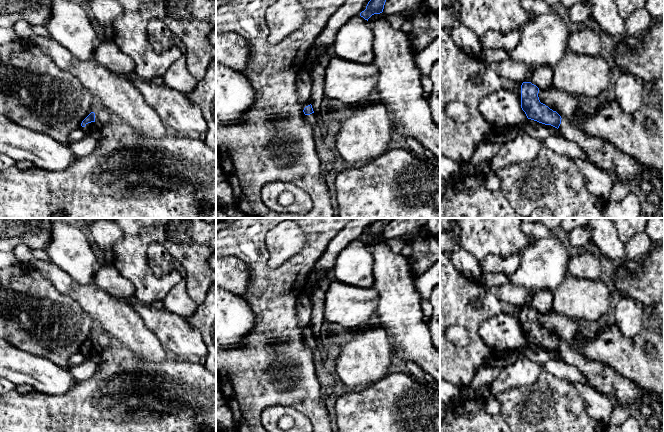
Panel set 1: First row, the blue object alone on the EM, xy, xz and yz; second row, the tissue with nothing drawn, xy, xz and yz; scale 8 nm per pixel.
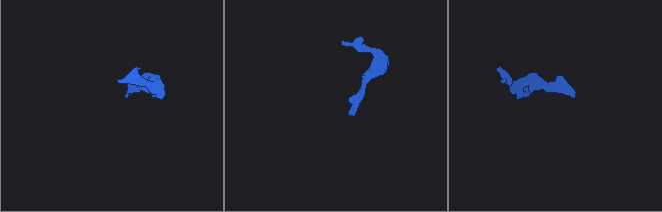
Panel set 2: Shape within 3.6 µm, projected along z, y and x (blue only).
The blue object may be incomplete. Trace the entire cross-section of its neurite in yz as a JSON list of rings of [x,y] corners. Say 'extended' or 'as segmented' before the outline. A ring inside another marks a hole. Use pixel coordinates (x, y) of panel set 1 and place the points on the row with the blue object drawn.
extended; [[[531,82],[522,83],[521,108],[528,119],[557,128],[560,135],[576,142],[586,152],[589,161],[614,179],[633,183],[644,173],[654,173],[664,199],[664,175],[660,175],[656,168],[642,164],[601,138],[589,136],[572,126],[556,111],[541,103],[538,93],[539,88],[536,85]]]

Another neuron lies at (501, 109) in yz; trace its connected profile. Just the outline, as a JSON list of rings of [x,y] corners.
[[[513,89],[489,94],[481,100],[479,110],[489,124],[498,128],[524,124],[528,120]]]

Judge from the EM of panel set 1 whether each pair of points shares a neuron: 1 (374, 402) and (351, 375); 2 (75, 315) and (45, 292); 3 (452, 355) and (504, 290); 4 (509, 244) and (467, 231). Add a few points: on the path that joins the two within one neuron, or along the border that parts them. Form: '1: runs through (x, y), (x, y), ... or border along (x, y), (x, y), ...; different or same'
1: border along (388, 374), (369, 386); different
2: runs through (68, 315), (52, 299); same
3: border along (496, 297), (502, 301), (519, 306); different
4: runs through (499, 234), (496, 231), (477, 231); same

